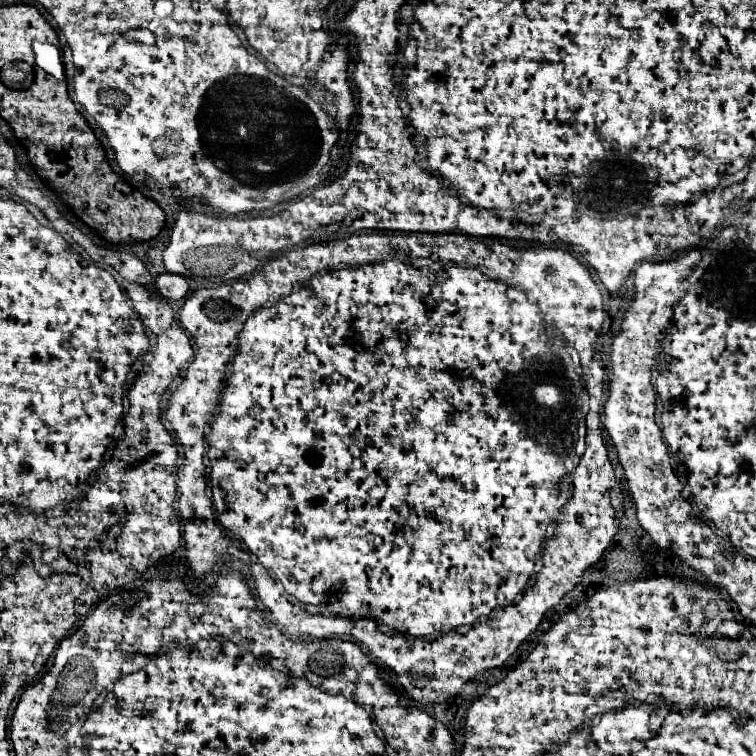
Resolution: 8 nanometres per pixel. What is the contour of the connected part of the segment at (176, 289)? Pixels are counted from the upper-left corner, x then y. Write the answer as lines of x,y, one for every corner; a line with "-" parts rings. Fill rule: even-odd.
172,273
160,274
155,280
155,287
158,287
158,293
166,299
182,299
188,293
188,281

